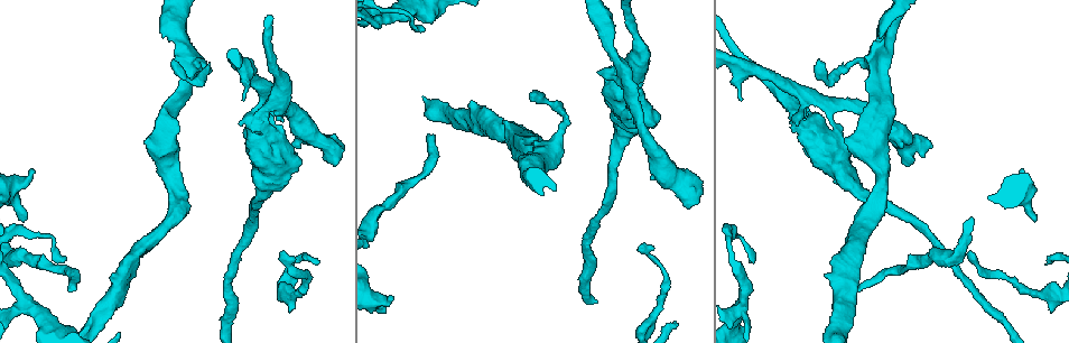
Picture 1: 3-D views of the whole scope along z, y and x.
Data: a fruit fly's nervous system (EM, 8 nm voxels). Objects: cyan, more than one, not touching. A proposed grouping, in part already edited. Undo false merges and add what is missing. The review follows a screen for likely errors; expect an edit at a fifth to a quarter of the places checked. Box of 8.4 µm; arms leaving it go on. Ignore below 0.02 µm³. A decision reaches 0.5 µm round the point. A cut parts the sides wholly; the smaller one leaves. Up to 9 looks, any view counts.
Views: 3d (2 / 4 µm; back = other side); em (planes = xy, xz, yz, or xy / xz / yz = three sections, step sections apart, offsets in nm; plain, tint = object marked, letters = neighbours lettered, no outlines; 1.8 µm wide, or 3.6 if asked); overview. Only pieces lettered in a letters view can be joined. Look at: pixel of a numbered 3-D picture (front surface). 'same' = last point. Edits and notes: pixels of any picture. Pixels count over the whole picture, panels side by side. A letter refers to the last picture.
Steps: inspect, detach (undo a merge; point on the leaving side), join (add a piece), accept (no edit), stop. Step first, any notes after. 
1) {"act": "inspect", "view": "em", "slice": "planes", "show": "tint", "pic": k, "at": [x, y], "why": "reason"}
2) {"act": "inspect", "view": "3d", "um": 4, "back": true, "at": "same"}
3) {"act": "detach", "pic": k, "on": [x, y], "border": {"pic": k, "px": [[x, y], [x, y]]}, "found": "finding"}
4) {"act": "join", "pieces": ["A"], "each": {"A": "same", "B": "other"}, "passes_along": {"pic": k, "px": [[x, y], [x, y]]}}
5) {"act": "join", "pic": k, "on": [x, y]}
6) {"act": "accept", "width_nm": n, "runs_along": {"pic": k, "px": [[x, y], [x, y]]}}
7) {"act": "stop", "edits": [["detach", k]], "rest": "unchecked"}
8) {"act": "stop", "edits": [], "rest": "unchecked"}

{"act": "inspect", "view": "em", "slice": "yz", "step": 4, "show": "tint", "pic": 1, "at": [751, 258], "why": "tapers out"}

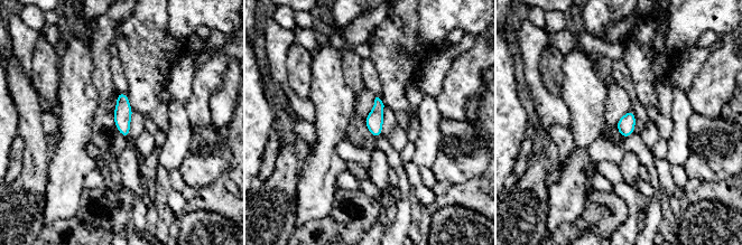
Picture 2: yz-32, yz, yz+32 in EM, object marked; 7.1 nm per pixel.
{"act": "inspect", "view": "em", "slice": "planes", "show": "letters", "at": "same"}

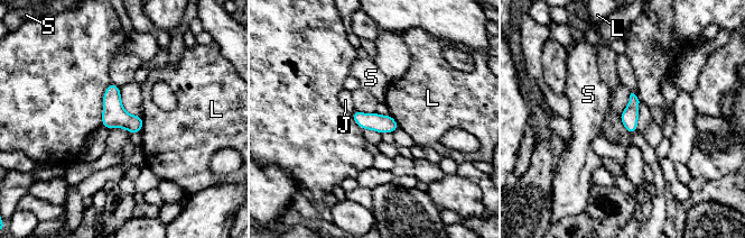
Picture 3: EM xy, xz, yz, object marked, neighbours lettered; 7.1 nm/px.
{"act": "accept", "each": {"J": "other", "L": "other", "S": "other"}, "border": {"pic": 3, "px": [[141, 116], [142, 130]]}, "found": "none of them fits"}

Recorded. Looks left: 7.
{"act": "inspect", "view": "3d", "um": 2, "pic": 1, "at": [70, 290], "why": "branch stops here"}

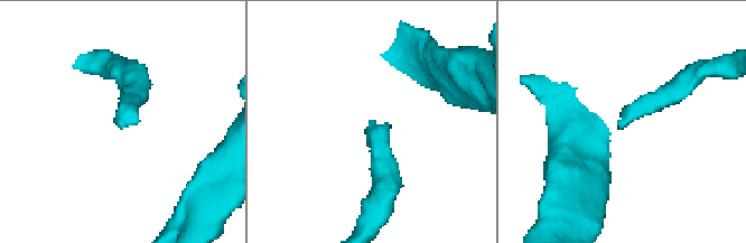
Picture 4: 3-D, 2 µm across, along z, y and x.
{"act": "inspect", "view": "em", "slice": "planes", "show": "tint", "pic": 4, "at": [618, 125], "why": "now the EM"}

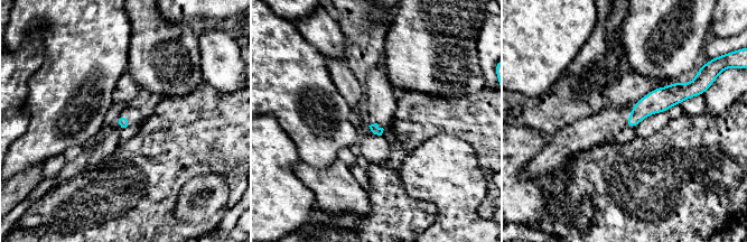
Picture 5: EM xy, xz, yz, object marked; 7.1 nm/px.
{"act": "inspect", "view": "em", "slice": "planes", "show": "letters", "at": "same", "why": "see the neighbours"}

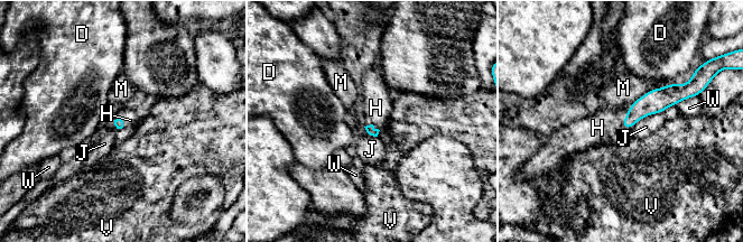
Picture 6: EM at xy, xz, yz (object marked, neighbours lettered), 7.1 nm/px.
{"act": "join", "pieces": ["H"], "each": {"D": "other", "H": "same", "J": "other", "M": "other", "V": "other", "W": "other"}, "passes_along": {"pic": 6, "px": [[652, 102], [623, 120], [597, 128]]}, "found": "it goes on there"}

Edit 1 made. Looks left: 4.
{"act": "inspect", "view": "overview", "why": "see it whole again"}

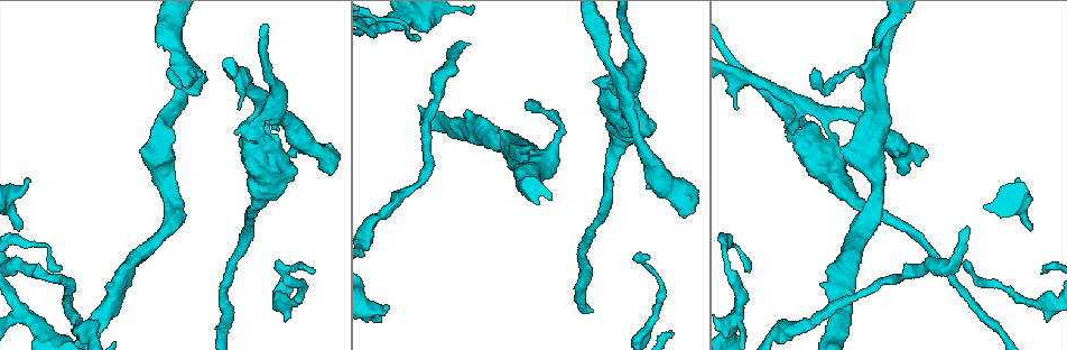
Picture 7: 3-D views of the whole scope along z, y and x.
{"act": "inspect", "view": "3d", "um": 4, "pic": 7, "at": [280, 260], "why": "tapers out"}

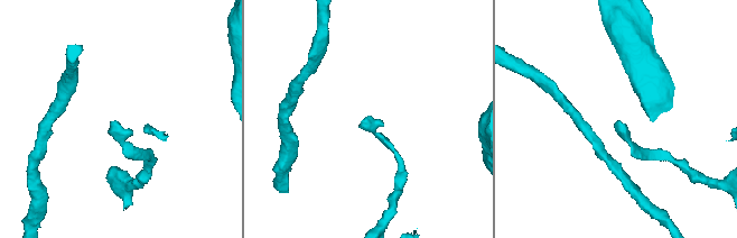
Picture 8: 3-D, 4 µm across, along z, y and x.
{"act": "inspect", "view": "em", "slice": "xy", "step": 4, "show": "tint", "pic": 8, "at": [367, 122]}

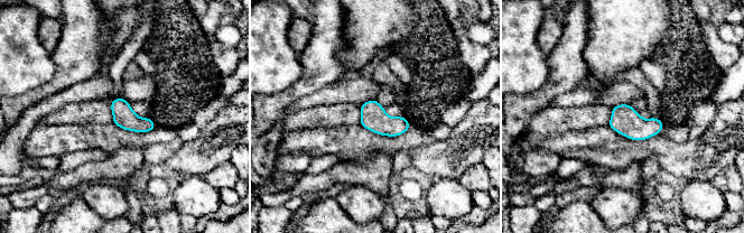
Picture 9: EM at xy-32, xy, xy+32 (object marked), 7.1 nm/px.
{"act": "inspect", "view": "em", "slice": "planes", "show": "letters", "at": "same"}

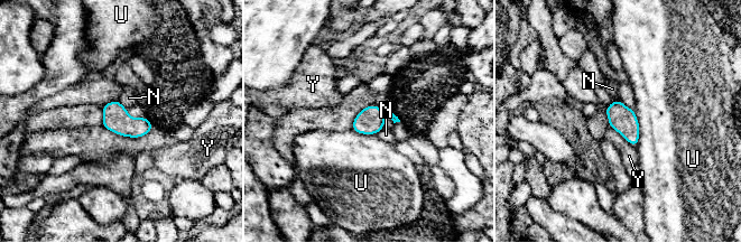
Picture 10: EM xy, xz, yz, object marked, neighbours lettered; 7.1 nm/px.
{"act": "accept", "width_nm": 190, "each": {"N": "other", "U": "other", "Y": "other"}, "found": "none of them fits"}

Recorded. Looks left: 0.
{"act": "stop", "edits": [["join", 6]], "rest": "unchecked"}

